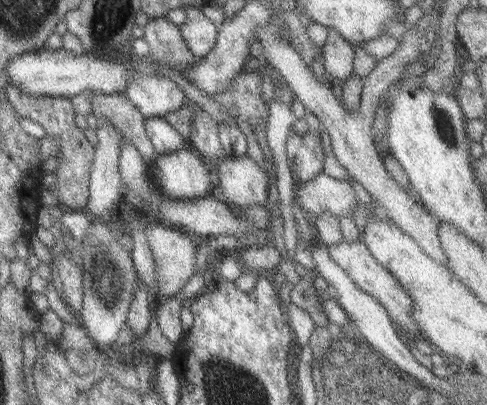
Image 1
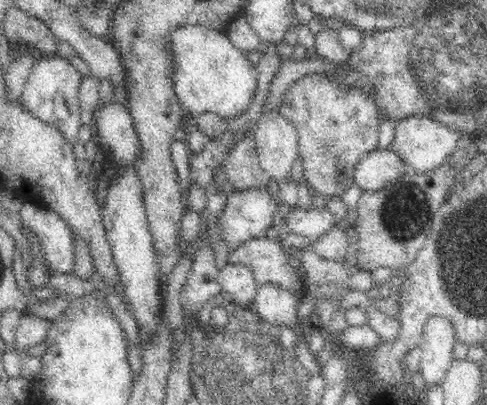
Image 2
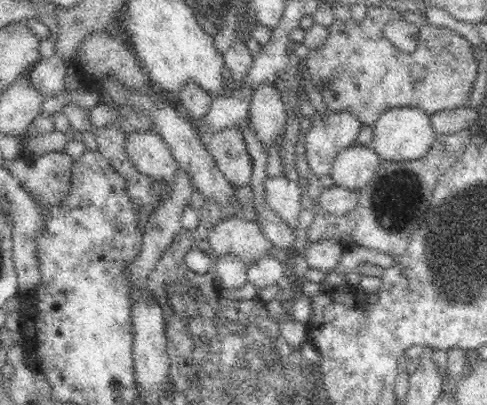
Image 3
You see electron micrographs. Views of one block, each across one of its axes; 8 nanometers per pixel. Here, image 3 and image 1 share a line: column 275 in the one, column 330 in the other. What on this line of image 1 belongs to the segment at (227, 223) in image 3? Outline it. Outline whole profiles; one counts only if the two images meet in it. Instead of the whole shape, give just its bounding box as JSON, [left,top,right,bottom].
[329,238,423,338]

